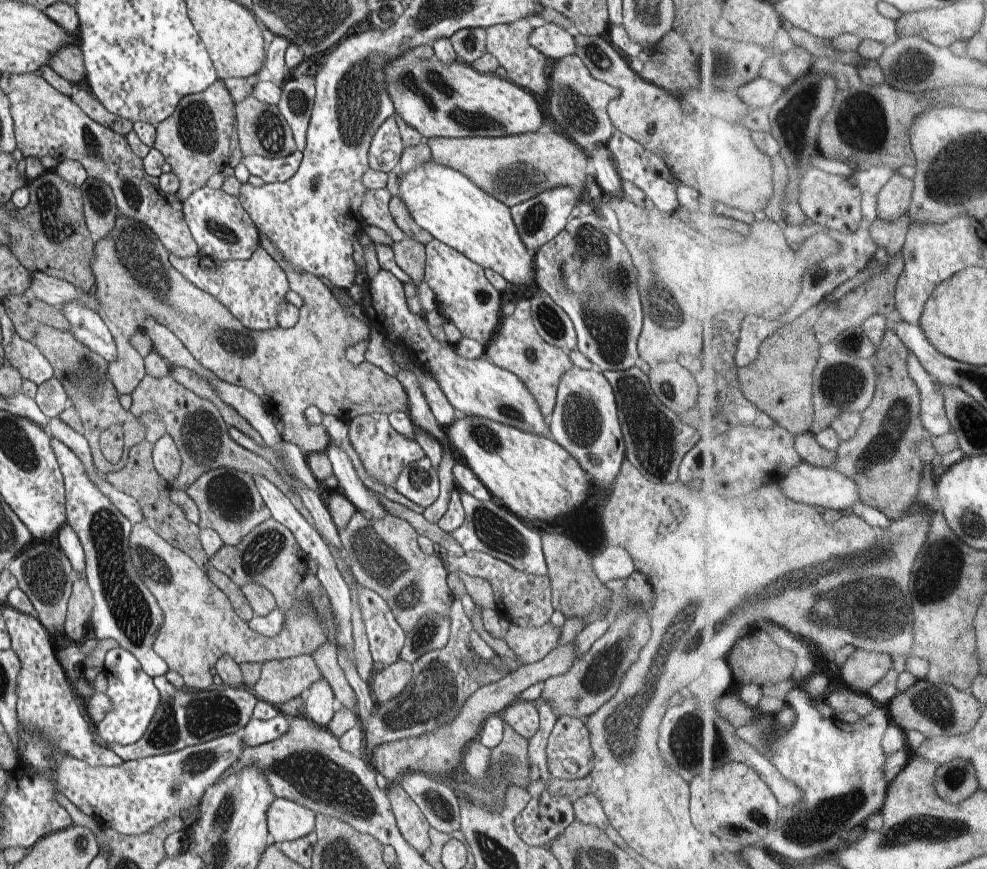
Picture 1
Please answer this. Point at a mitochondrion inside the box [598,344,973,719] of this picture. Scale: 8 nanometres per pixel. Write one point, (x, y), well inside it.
(855, 590)

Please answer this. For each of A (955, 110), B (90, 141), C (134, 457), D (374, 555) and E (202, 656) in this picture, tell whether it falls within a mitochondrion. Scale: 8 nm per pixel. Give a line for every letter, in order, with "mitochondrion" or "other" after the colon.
A: other
B: mitochondrion
C: other
D: mitochondrion
E: other

